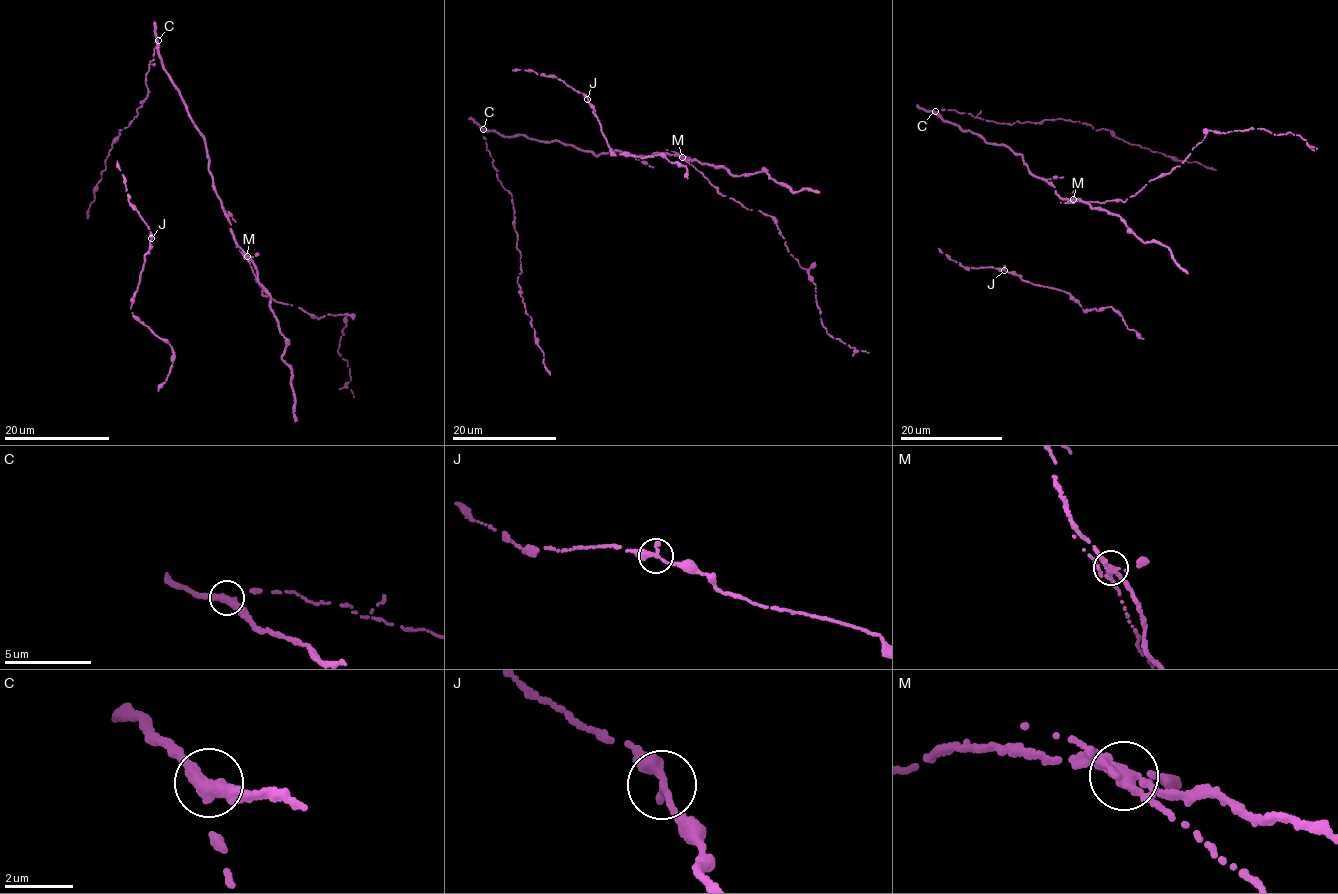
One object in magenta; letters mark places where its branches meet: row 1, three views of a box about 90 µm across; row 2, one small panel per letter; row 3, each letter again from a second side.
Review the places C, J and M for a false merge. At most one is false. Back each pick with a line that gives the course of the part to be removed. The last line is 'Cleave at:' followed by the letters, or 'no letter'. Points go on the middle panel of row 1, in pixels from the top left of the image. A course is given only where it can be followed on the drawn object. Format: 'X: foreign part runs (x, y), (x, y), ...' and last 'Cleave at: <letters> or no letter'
M: foreign part runs (681, 157), (721, 194), (774, 220), (788, 252), (815, 284), (827, 333), (856, 350), (868, 352)
Cleave at: M

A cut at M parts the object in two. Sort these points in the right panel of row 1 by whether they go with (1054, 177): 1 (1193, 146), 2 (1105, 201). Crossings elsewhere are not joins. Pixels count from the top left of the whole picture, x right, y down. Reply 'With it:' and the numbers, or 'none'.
With it: none

